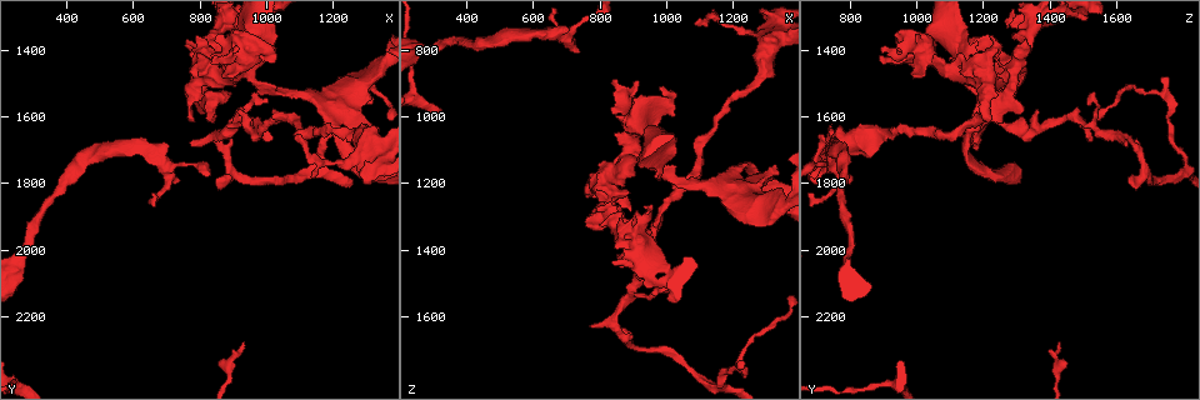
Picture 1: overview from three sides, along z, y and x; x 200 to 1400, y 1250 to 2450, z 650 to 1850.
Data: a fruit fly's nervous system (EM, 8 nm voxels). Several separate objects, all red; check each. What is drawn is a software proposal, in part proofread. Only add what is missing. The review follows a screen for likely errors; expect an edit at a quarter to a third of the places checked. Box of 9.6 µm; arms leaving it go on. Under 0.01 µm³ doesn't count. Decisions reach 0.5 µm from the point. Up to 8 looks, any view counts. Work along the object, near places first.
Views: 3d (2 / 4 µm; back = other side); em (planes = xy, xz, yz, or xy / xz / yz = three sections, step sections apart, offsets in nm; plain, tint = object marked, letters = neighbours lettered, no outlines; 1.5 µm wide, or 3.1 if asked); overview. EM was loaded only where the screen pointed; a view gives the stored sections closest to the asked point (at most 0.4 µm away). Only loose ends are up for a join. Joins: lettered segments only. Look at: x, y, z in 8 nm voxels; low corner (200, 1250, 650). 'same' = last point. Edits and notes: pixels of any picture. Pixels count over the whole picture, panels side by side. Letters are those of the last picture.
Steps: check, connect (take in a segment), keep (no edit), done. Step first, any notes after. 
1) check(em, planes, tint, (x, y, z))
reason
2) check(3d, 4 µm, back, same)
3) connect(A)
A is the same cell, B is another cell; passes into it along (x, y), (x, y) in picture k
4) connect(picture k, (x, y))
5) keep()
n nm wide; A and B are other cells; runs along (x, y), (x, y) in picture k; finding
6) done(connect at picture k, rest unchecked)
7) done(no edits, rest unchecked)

check(3d, 4 µm, (1320, 1700, 1180))

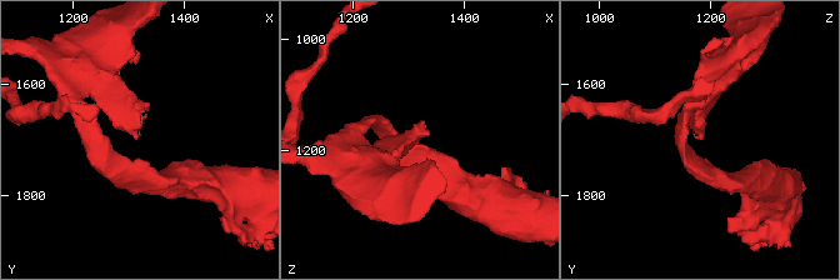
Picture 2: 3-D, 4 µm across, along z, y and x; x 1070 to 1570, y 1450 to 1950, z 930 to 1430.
check(em, planes, tint, (1315, 1695, 1185))
need the tissue

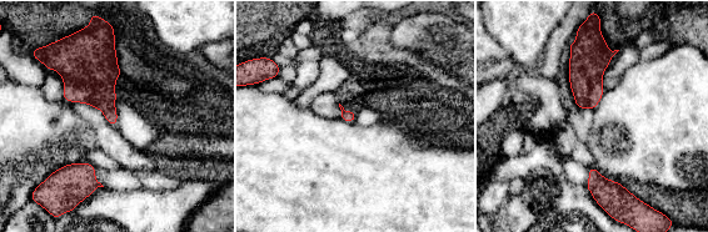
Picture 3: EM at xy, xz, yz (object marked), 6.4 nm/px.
check(em, planes, letters, same)

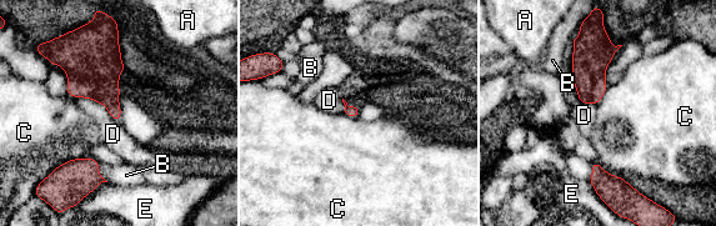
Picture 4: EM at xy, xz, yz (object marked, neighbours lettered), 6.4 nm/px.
keep()
A, B, C, D and E are other cells; border along (90, 156), (64, 161), (51, 170) in picture 4; no lettered segment goes on from it

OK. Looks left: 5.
check(3d, 4 µm, (840, 1810, 1660))
tapers out

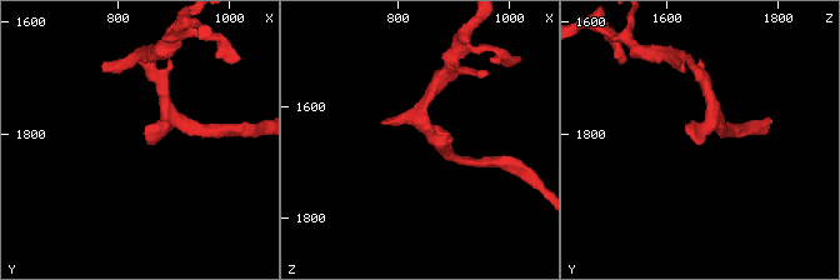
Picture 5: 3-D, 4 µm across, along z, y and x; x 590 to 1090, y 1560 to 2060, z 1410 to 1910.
check(em, 3.1 µm, yz, step 8, letters, (855, 1805, 1655))

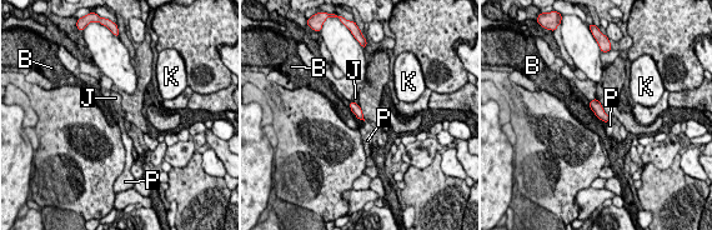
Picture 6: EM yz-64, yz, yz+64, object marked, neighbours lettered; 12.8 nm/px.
check(em, 3.1 µm, xy, step 16, letters, same)

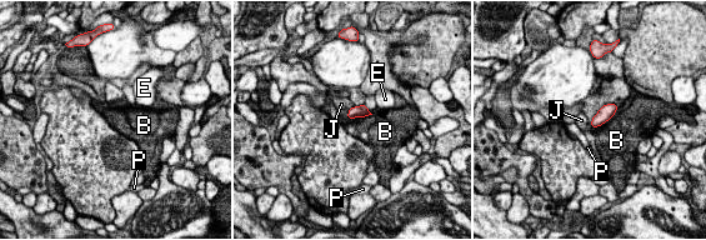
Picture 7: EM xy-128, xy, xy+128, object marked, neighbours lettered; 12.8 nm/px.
keep()
B touches over 320 nm; B, E, J and P are other cells; border along (354, 106), (348, 110) in picture 7; no lettered segment goes on from it

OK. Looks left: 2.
check(em, xz, step 8, letters, (930, 2280, 1420))
free end

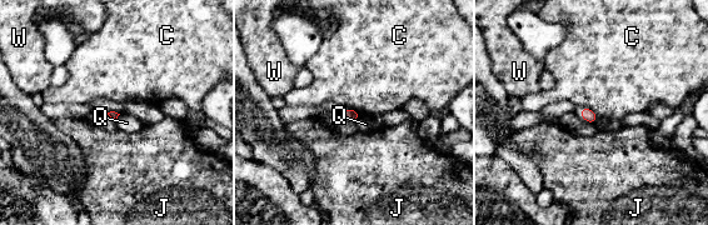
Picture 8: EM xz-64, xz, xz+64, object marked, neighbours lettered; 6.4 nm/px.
check(em, planes, letters, same)
another direction

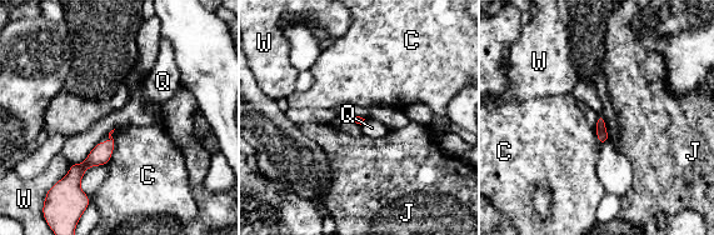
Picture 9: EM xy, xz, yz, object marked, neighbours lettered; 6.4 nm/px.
keep()
C, J, Q and W are other cells; runs along (110, 144), (71, 176) in picture 9; none of them fits

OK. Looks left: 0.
done(no edits, rest unchecked)

